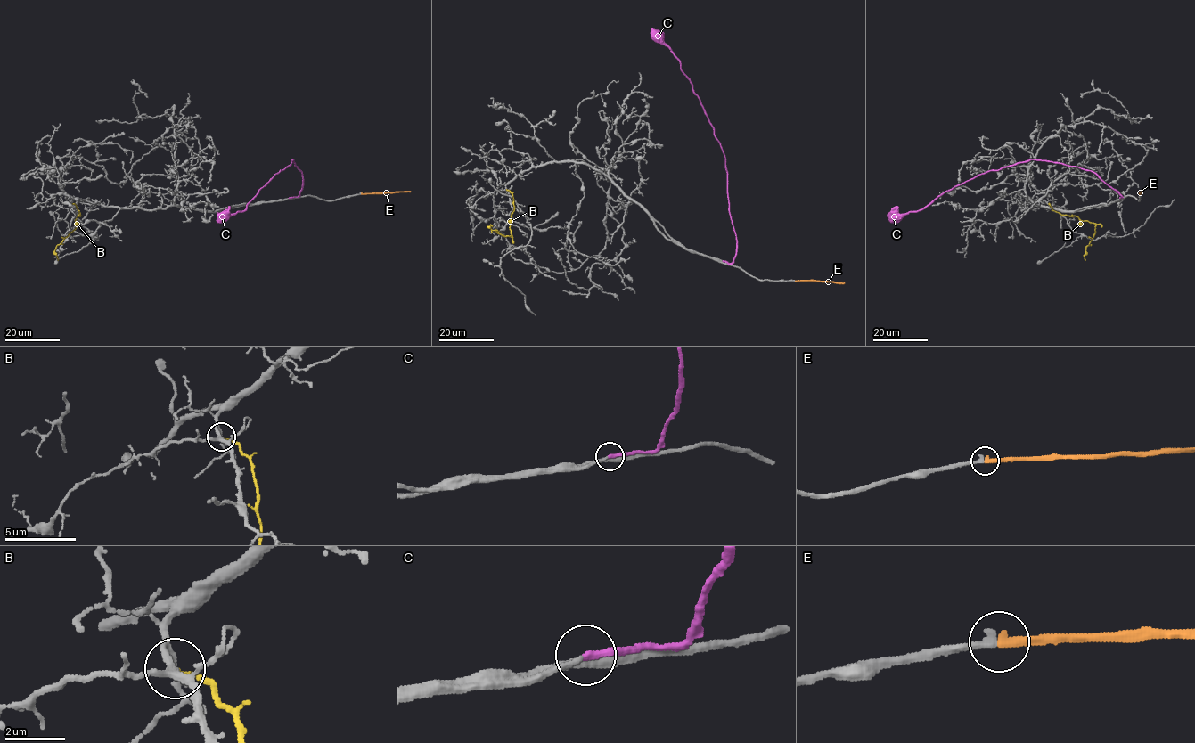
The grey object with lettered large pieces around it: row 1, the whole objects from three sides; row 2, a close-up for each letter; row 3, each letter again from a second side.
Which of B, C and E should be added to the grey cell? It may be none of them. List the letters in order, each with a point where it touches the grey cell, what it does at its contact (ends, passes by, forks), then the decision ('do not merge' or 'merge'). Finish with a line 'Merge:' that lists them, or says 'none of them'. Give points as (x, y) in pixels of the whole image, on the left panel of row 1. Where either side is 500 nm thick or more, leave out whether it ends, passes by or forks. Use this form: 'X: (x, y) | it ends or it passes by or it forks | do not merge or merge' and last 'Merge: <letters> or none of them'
B: (72, 203) | it ends | do not merge
C: (289, 198) | it ends | merge
E: (361, 193) | it ends | merge
Merge: C, E

